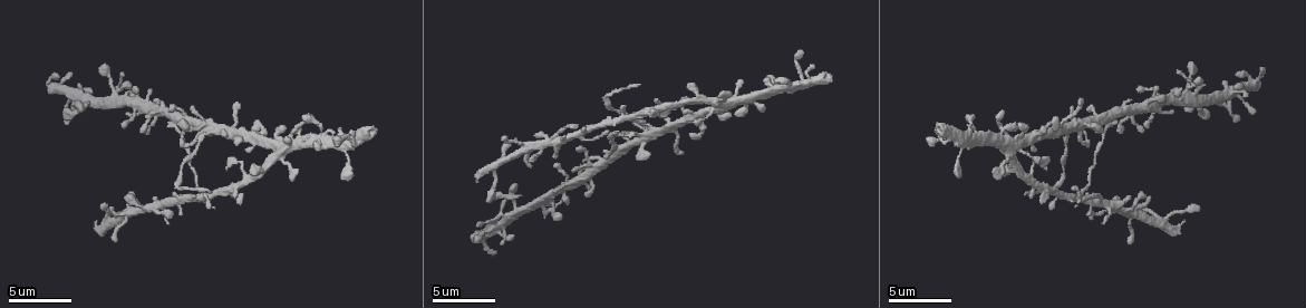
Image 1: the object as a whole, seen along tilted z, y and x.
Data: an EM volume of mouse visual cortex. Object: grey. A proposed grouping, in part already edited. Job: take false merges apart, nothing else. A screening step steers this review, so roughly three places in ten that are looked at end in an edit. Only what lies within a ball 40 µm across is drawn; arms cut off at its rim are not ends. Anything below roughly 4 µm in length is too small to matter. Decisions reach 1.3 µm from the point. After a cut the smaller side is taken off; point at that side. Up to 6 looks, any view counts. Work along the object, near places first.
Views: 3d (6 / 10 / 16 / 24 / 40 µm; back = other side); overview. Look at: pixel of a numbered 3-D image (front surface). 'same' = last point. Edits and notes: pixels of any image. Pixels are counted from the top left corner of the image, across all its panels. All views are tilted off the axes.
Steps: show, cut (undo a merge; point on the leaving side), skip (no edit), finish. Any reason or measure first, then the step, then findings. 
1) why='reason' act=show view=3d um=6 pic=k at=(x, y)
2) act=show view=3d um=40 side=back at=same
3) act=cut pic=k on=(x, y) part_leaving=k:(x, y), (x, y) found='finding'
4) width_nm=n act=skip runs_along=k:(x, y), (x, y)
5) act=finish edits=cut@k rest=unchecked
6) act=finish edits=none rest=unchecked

why='looks like a crossing' act=show view=3d um=6 pic=1 at=(113, 88)

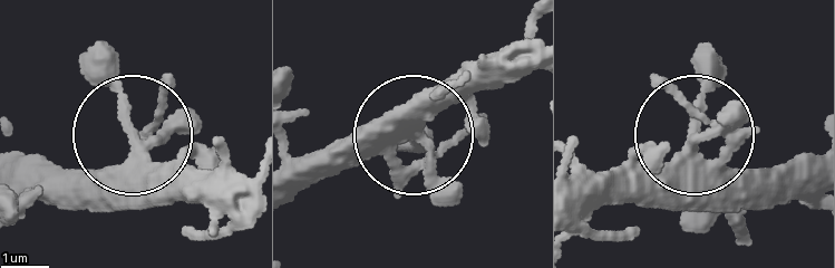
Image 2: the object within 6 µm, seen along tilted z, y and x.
why='other side' act=show view=3d um=6 side=back pic=2 at=(140, 135)

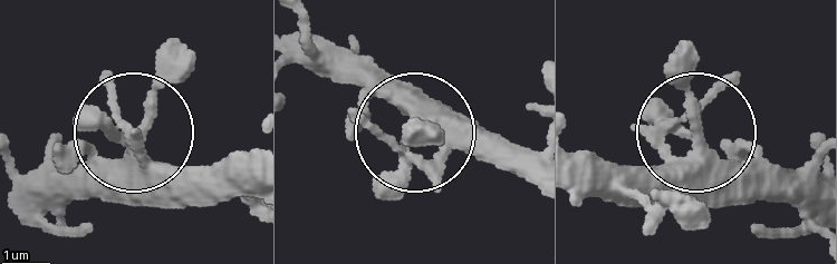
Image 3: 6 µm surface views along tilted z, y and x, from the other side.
arms=4 act=skip runs_along=3:(816, 199), (768, 192), (698, 138), (631, 172), (598, 154) found='all the same neuron'

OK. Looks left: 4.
why='thin arm on a thick one' act=show view=3d um=6 pic=1 at=(651, 126)

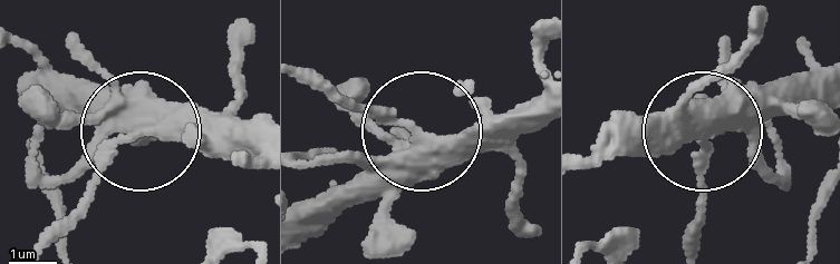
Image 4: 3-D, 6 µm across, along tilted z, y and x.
act=show view=3d um=6 side=back pic=4 at=(418, 133)

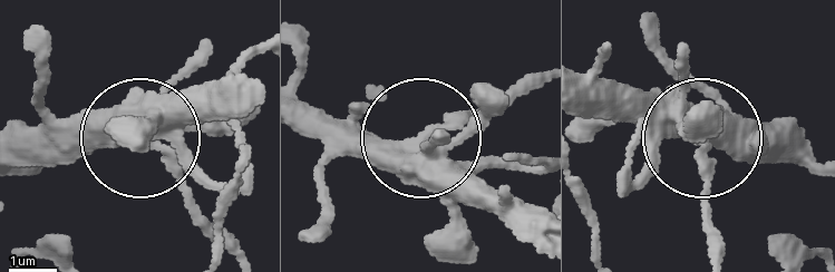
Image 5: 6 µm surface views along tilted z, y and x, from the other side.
side_arm_um=9 act=cut pic=5 on=(193, 217) part_leaving=5:(159, 153), (227, 255) found='two neurons meet here'

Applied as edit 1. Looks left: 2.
act=finish edits=cut@5 rest=unchecked

